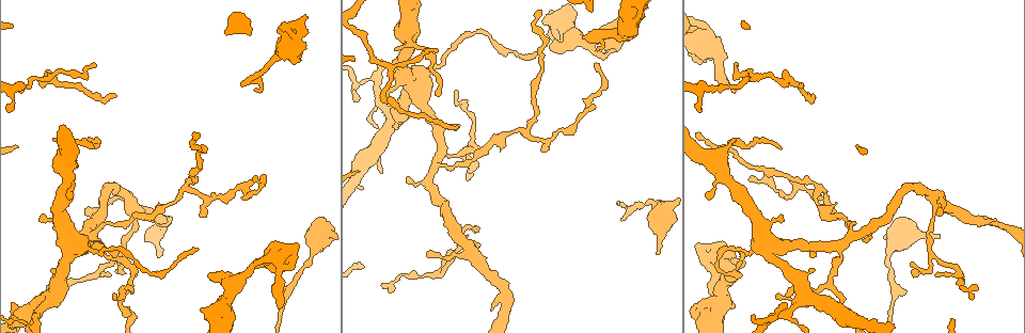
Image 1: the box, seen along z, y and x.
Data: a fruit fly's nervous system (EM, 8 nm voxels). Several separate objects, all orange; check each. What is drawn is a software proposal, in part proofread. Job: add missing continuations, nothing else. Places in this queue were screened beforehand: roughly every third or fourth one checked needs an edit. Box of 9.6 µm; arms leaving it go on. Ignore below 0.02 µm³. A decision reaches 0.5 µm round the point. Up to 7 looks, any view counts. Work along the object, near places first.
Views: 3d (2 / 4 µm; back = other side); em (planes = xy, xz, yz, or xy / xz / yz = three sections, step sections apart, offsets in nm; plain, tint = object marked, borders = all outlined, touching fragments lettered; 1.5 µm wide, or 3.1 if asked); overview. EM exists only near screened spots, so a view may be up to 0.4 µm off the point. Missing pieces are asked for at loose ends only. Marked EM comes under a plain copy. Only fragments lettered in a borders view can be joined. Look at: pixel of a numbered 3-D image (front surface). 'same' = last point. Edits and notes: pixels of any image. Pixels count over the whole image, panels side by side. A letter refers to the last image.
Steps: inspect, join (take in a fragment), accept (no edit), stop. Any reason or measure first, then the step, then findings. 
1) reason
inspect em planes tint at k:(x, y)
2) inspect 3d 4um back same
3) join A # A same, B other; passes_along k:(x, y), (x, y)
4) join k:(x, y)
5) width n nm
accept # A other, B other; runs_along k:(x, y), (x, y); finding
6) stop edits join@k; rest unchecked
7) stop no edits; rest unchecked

an open end
inspect em planes borders at 1:(242, 86)

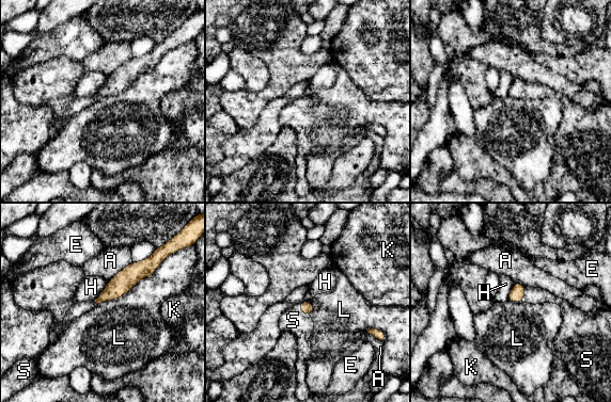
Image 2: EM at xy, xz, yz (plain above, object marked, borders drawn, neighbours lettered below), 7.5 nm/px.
join S # A other, E other, H other, K other, L other, S same; the neuron continues

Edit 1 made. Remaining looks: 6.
an open end
inspect em planes borders at 1:(280, 308)

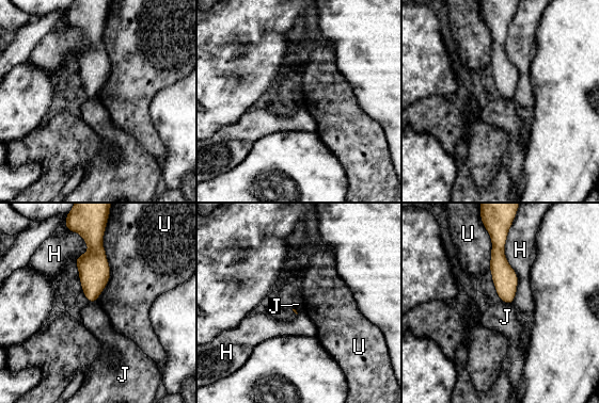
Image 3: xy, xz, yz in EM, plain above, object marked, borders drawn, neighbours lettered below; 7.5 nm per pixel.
accept # H other, J other, U other; border 3:(501, 301), (511, 304); no lettered fragment goes on from it

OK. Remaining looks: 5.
an open end
inspect 3d 4um at 1:(939, 235)

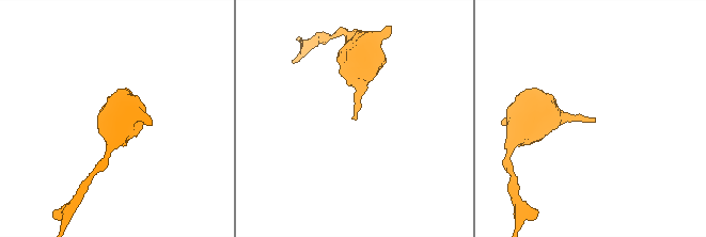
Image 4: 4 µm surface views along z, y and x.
inspect em planes borders at 4:(356, 120)

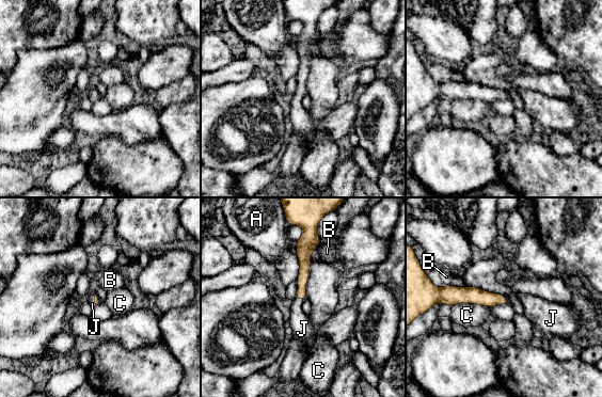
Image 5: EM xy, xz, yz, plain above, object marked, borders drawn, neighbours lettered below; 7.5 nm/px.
join J # A other, B other, C other, J same; passes_along 5:(303, 275), (299, 299), (302, 329); it goes on there

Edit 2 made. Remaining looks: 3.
stop edits join@2, join@5; rest unchecked

